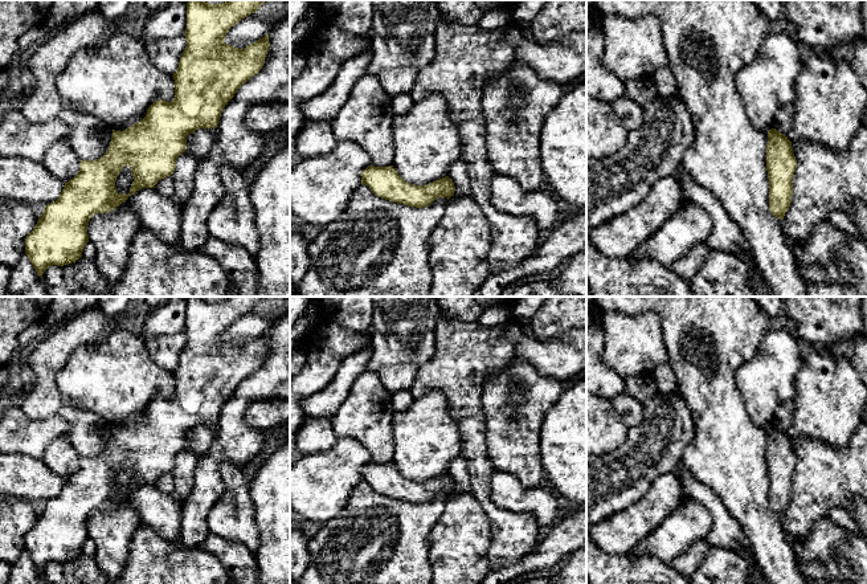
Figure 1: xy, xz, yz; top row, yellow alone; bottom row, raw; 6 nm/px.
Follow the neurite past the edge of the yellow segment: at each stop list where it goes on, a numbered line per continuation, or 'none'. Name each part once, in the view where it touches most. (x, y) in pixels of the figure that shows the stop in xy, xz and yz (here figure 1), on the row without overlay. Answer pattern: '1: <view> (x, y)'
none

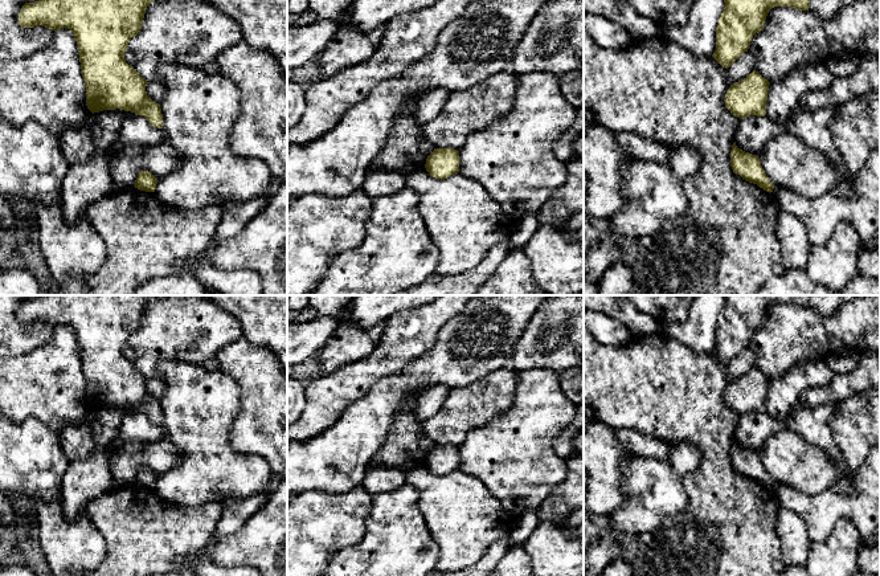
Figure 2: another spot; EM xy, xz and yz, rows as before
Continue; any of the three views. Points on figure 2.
none

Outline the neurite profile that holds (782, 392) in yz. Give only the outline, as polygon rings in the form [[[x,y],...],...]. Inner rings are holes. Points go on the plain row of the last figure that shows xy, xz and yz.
[[[818,360],[799,363],[782,377],[770,379],[766,413],[775,420],[783,420],[805,389],[827,385],[835,375],[824,360]]]

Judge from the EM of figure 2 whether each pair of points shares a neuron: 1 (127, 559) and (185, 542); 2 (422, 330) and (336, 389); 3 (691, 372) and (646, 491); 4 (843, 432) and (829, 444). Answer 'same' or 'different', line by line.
1: same
2: same
3: different
4: different

